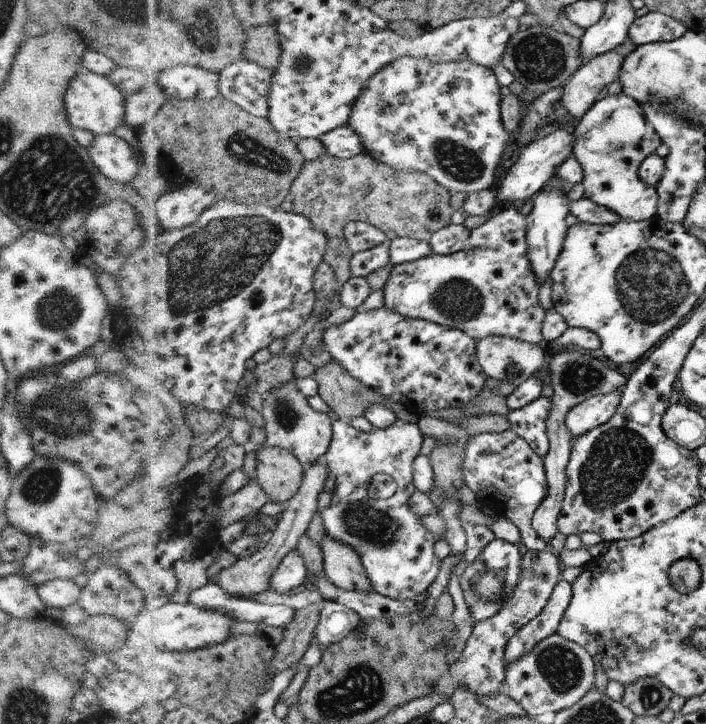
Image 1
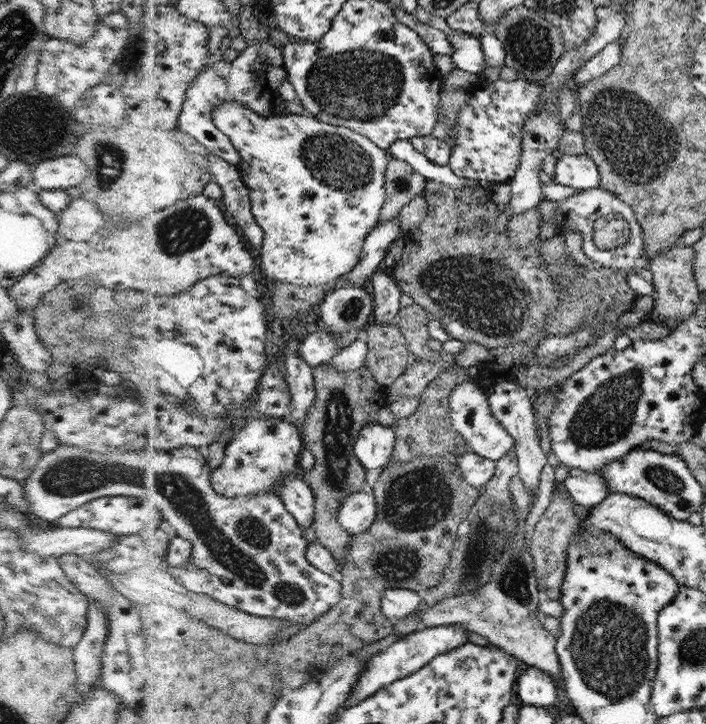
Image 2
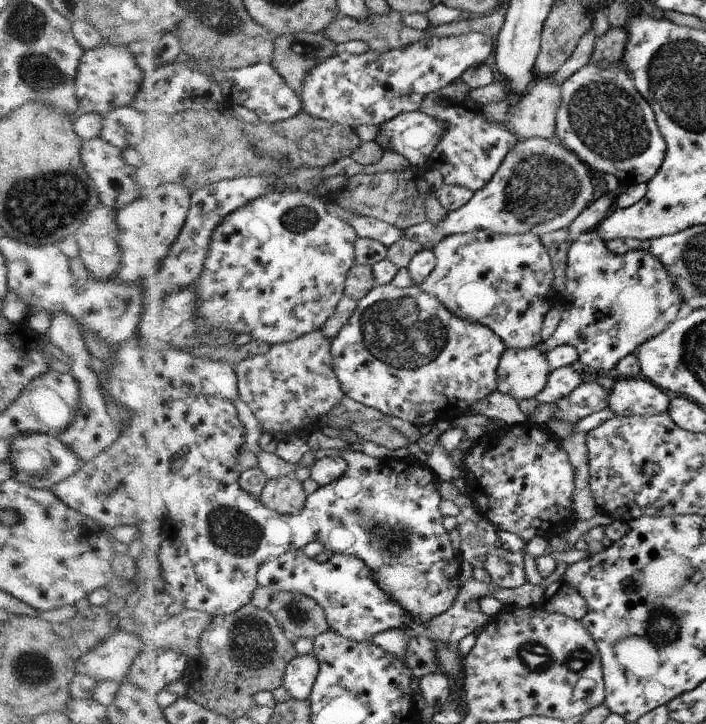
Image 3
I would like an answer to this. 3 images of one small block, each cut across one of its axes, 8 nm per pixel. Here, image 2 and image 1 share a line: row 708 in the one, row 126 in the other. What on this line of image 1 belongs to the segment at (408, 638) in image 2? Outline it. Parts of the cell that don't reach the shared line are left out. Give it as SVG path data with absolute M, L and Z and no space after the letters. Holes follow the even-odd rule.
M349 126L338 127L319 139L324 143L327 154L339 159L349 159L367 150Z

